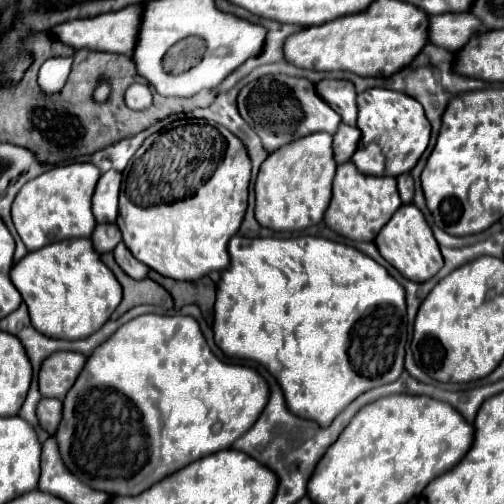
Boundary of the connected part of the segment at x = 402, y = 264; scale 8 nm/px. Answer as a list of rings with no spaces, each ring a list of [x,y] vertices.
[[[402,205],[392,219],[382,227],[382,231],[378,233],[378,237],[374,239],[380,255],[392,265],[396,267],[406,279],[412,279],[416,283],[424,283],[428,279],[432,279],[440,267],[442,267],[442,255],[438,249],[438,243],[432,235],[432,229],[428,227],[422,211],[414,205]]]

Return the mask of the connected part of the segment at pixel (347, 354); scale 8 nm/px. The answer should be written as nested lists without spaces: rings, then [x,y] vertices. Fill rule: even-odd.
[[[232,237],[230,267],[222,271],[214,305],[214,341],[228,355],[264,365],[282,387],[294,415],[328,427],[358,395],[396,381],[404,371],[406,301],[404,287],[372,257],[322,237],[262,239]]]

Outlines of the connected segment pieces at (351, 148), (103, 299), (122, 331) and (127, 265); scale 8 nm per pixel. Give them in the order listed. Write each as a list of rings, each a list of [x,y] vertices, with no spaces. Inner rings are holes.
[[[340,123],[338,131],[334,135],[334,159],[338,165],[352,159],[356,147],[358,147],[358,141],[360,141],[360,129]]]
[[[64,239],[50,243],[38,251],[30,251],[22,261],[18,261],[10,271],[12,283],[20,291],[24,303],[28,305],[28,313],[36,331],[46,337],[56,339],[84,339],[96,333],[112,315],[112,311],[122,301],[122,287],[112,275],[112,271],[100,261],[100,255],[94,251],[90,239]]]
[[[146,313],[142,317],[136,317],[128,323],[124,323],[112,337],[108,337],[100,347],[96,347],[96,351],[92,351],[92,355],[86,359],[86,365],[80,371],[76,383],[68,389],[66,397],[62,399],[62,419],[56,429],[56,443],[58,443],[60,457],[64,459],[64,465],[88,487],[106,491],[108,495],[140,495],[142,491],[146,491],[148,487],[158,483],[162,477],[186,467],[188,463],[192,463],[200,457],[206,457],[210,453],[228,449],[240,435],[244,435],[244,431],[248,431],[248,427],[252,427],[252,423],[256,423],[266,401],[268,401],[266,381],[250,367],[222,363],[206,345],[200,325],[196,323],[194,317]]]
[[[118,243],[114,249],[114,259],[116,263],[132,277],[132,279],[144,279],[148,275],[148,267],[144,263],[140,263],[124,243]]]

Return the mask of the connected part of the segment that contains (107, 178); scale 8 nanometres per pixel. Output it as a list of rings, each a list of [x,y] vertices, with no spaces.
[[[106,171],[98,179],[94,197],[92,197],[92,211],[98,223],[114,223],[118,215],[118,193],[120,193],[122,175],[118,171]]]

